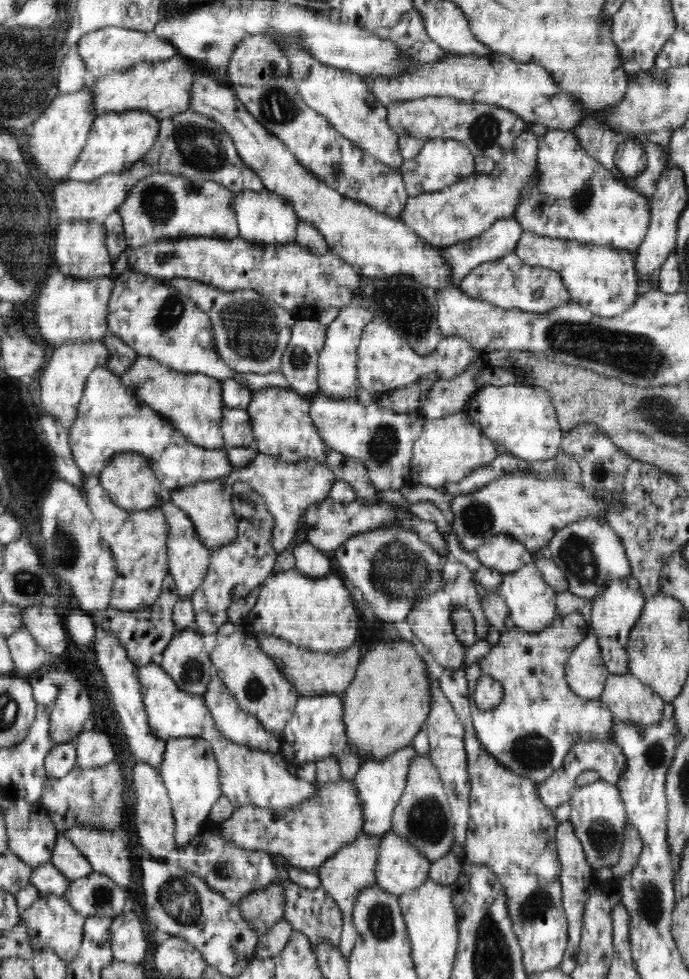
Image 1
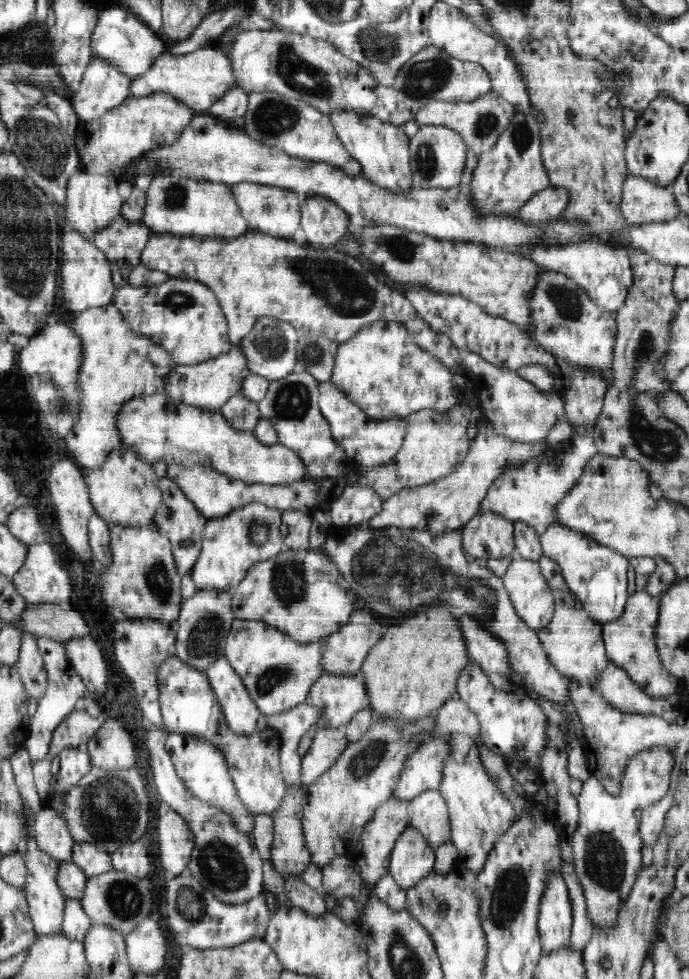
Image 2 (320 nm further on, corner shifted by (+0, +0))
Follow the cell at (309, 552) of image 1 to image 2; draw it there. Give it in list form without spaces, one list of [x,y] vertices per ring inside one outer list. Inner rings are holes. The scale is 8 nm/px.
[[[282,510],[281,520],[284,525],[284,543],[286,549],[300,550],[310,548],[308,538],[312,525],[312,515],[301,510]]]

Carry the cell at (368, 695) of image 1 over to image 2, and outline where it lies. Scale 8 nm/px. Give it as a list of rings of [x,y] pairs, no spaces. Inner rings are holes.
[[[438,602],[413,618],[405,617],[403,624],[388,627],[380,640],[372,646],[360,674],[365,680],[371,700],[370,707],[376,718],[391,716],[405,719],[407,722],[416,722],[436,714],[446,699],[457,693],[460,672],[472,661],[469,659],[467,644],[456,616],[451,612],[447,602]]]

